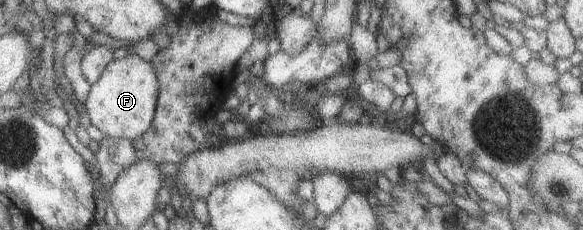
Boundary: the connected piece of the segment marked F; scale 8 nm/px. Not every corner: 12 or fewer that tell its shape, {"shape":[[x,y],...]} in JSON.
{"shape":[[130,52],[110,61],[82,109],[104,138],[140,137],[158,82]]}

